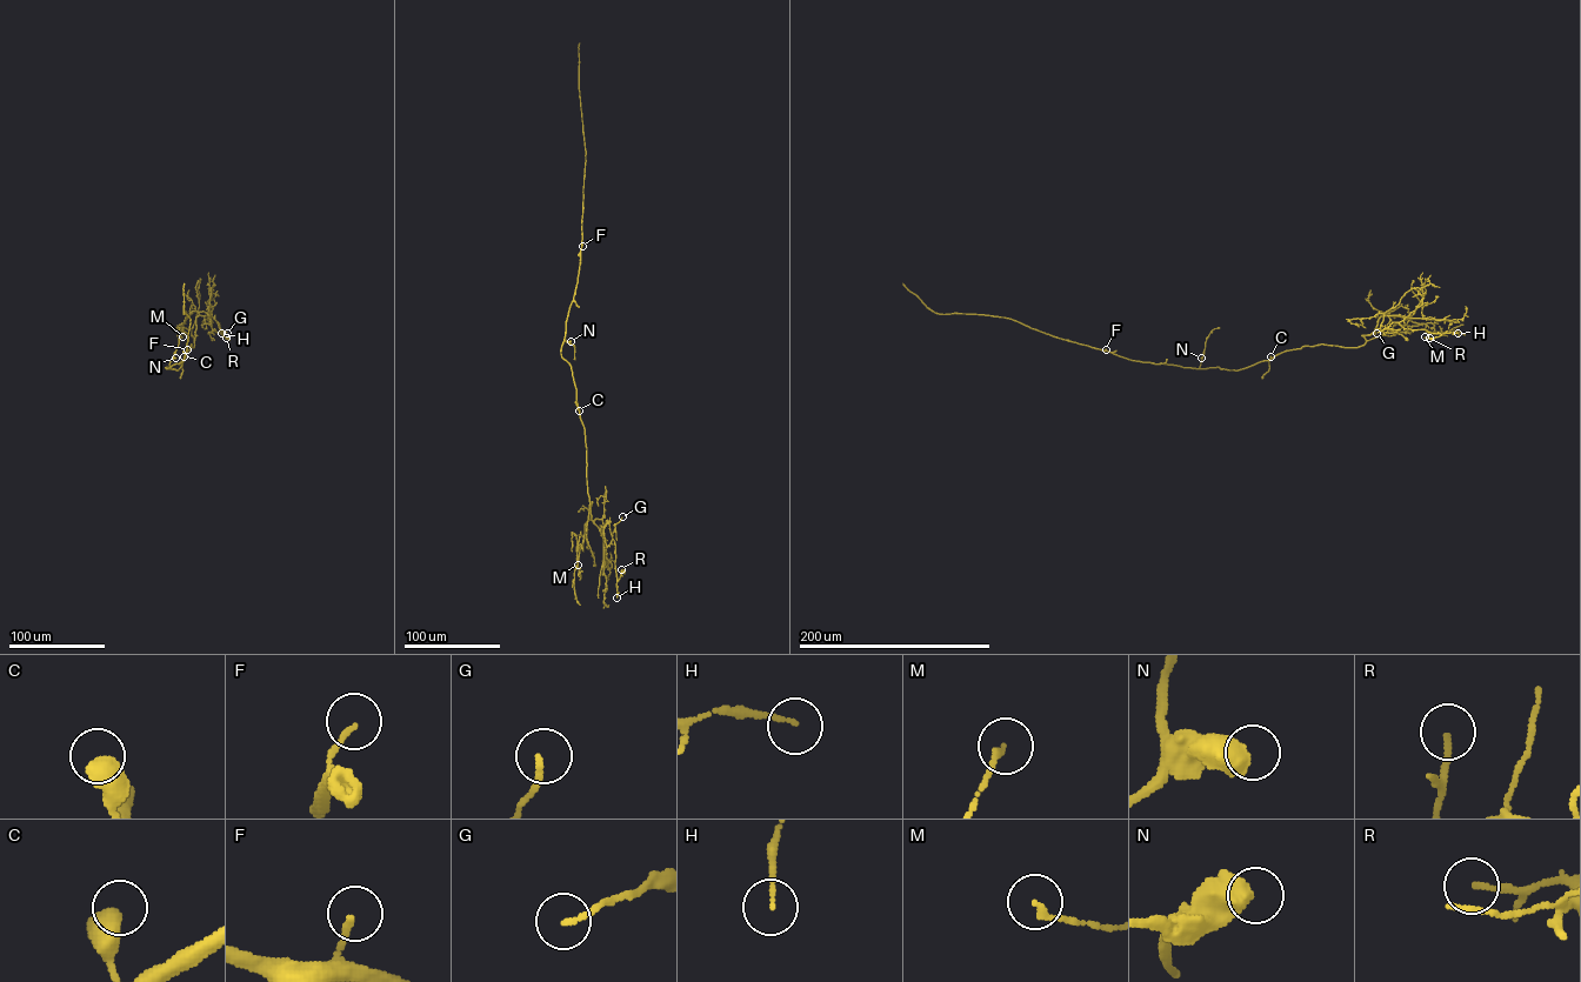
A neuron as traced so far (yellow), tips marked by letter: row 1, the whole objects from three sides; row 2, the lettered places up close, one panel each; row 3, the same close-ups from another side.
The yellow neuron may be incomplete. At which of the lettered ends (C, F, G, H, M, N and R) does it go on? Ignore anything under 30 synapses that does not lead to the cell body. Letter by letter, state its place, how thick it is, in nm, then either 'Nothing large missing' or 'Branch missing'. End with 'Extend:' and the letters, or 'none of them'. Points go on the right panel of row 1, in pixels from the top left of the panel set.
C: Place: (1271, 356). Thickness 600 nm. Nothing large missing
F: Place: (1106, 349). Thickness 140 nm. Nothing large missing
G: Place: (1376, 333). Thickness 140 nm. Nothing large missing
H: Place: (1458, 333). Thickness 120 nm. Nothing large missing
M: Place: (1425, 336). Thickness 150 nm. Nothing large missing
N: Place: (1201, 358). Thickness 600 nm. Nothing large missing
R: Place: (1429, 338). Thickness 150 nm. Nothing large missing
Extend: none of them

